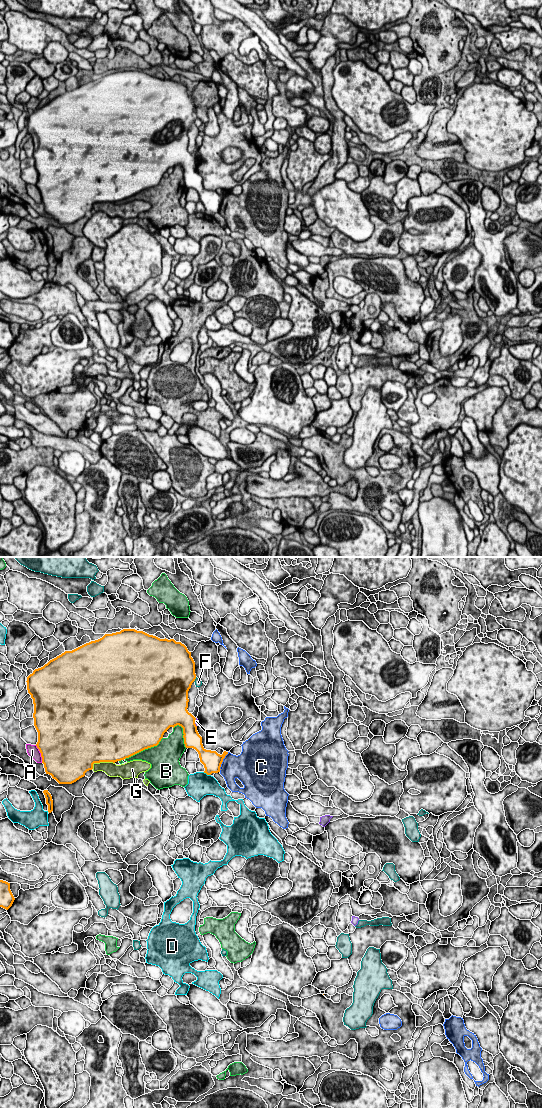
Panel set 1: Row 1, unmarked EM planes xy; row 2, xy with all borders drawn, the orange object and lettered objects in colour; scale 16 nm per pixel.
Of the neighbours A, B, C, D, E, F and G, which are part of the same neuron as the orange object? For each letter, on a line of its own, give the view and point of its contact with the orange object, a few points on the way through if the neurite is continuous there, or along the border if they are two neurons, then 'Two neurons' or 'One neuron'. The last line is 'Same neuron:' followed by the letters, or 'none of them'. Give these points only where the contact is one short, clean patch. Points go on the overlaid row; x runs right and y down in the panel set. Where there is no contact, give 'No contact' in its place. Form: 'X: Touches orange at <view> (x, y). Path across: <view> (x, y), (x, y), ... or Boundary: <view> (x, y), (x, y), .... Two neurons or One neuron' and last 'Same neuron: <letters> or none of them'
A: Touches orange at xy (41, 754). Two neurons
B: Touches orange at xy (144, 749). Two neurons
C: Touches orange at xy (222, 761). Two neurons
D: Touches orange at xy (207, 774). Two neurons
E: Touches orange at xy (194, 722). Boundary: xy (195, 718), (196, 726). Two neurons
F: Touches orange at xy (195, 678). Two neurons
G: Touches orange at xy (101, 761). Two neurons
Same neuron: none of them

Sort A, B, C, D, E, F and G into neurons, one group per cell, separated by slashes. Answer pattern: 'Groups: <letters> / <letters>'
Groups: A / B / C / D / E / F / G

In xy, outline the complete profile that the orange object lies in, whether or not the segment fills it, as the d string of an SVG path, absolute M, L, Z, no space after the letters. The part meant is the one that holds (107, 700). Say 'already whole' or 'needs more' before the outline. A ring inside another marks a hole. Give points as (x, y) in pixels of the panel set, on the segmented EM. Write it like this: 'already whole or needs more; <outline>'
already whole; M123 629L120 632L105 634L102 638L86 643L72 651L65 651L56 658L50 660L43 667L35 669L32 674L27 677L27 690L31 695L34 704L34 726L38 732L38 742L36 744L42 757L46 774L52 776L59 784L72 784L85 776L85 773L93 769L94 763L100 762L117 762L129 758L145 749L157 746L163 735L170 727L177 725L183 728L183 738L186 748L195 749L200 758L200 762L204 765L207 775L220 772L223 759L228 754L224 751L222 755L216 751L206 750L202 744L202 737L197 731L195 724L196 718L188 712L188 691L192 683L196 679L195 662L191 657L191 652L181 642L174 639L160 639L156 636L149 635L143 631L135 629Z

